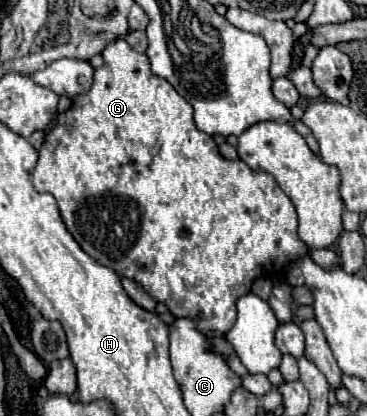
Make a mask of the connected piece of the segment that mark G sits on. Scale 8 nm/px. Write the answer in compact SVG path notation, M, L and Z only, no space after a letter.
M118 38L104 48L102 58L104 58L104 66L94 70L94 82L90 86L90 90L86 90L84 94L78 94L72 100L72 106L68 110L58 112L54 126L46 132L46 140L38 152L38 162L32 170L34 188L38 192L48 192L56 198L60 216L62 216L68 232L80 244L80 248L88 256L92 256L96 262L112 268L120 278L124 276L124 278L130 278L130 280L138 282L140 286L144 286L144 290L150 294L150 298L156 302L162 302L170 310L172 316L196 318L198 330L228 332L232 328L232 322L236 316L236 298L250 292L254 278L262 276L264 273L280 273L294 258L300 258L302 254L308 252L306 244L296 234L296 226L298 226L296 210L294 210L290 198L276 186L276 180L270 174L252 172L248 168L248 164L244 164L242 160L222 158L212 136L204 134L202 130L196 128L194 116L192 116L192 106L184 98L180 98L180 94L176 94L176 90L172 90L170 82L164 82L162 78L156 78L150 72L146 54L136 52L128 42Z

